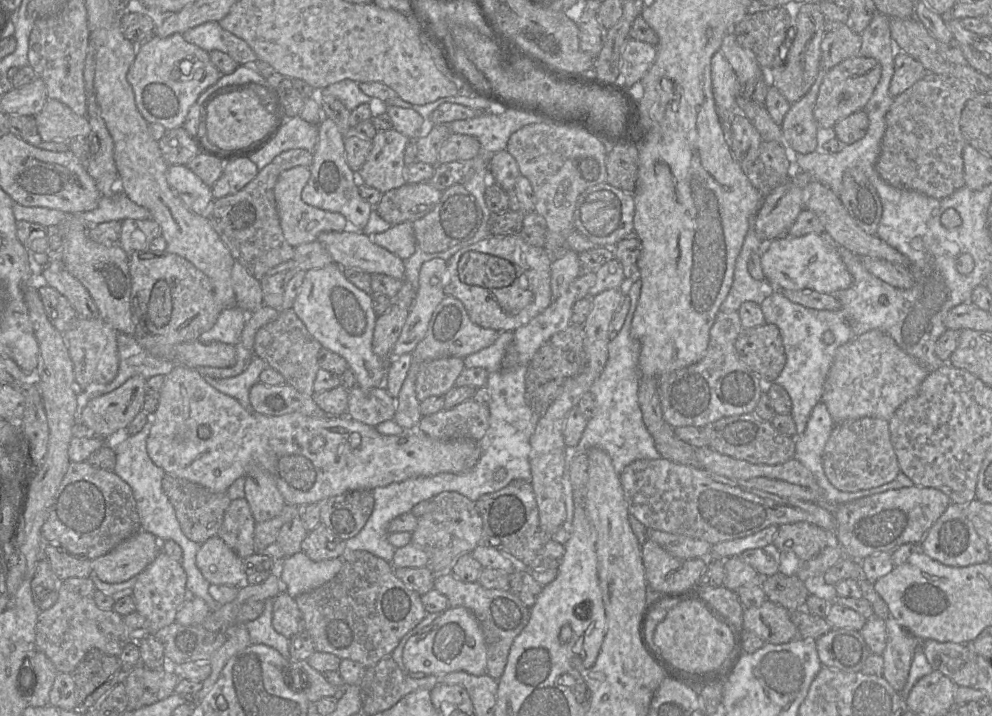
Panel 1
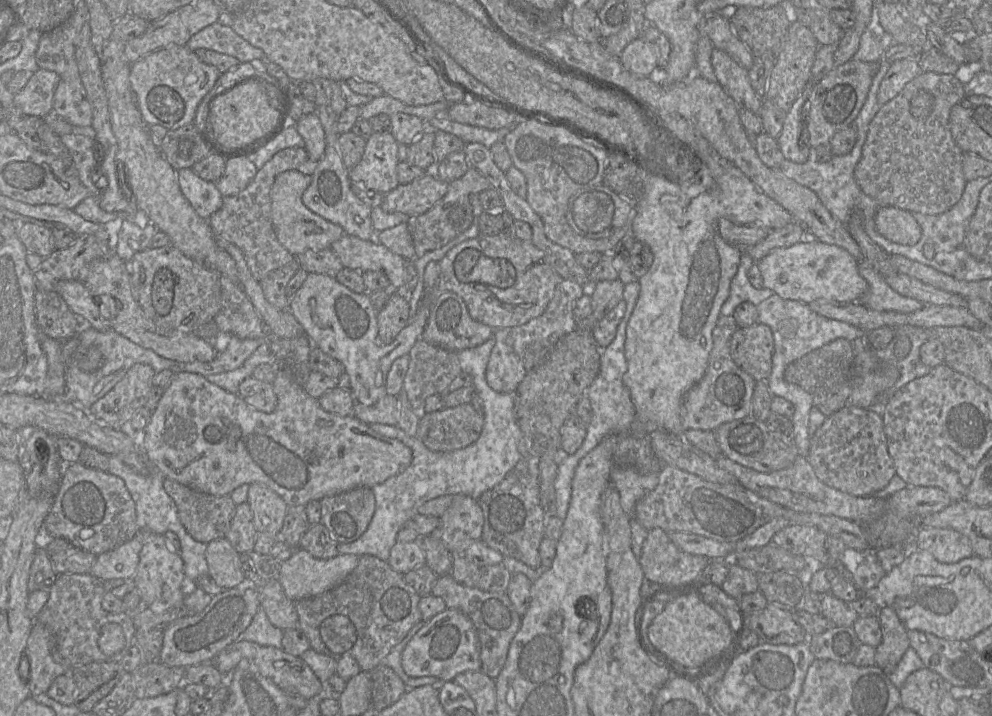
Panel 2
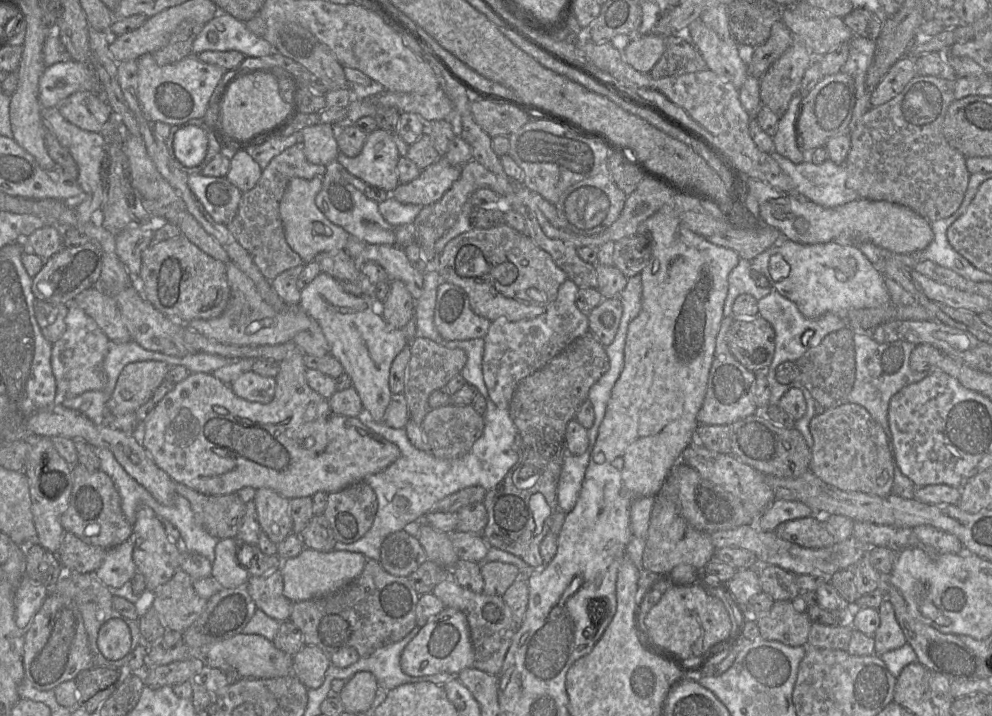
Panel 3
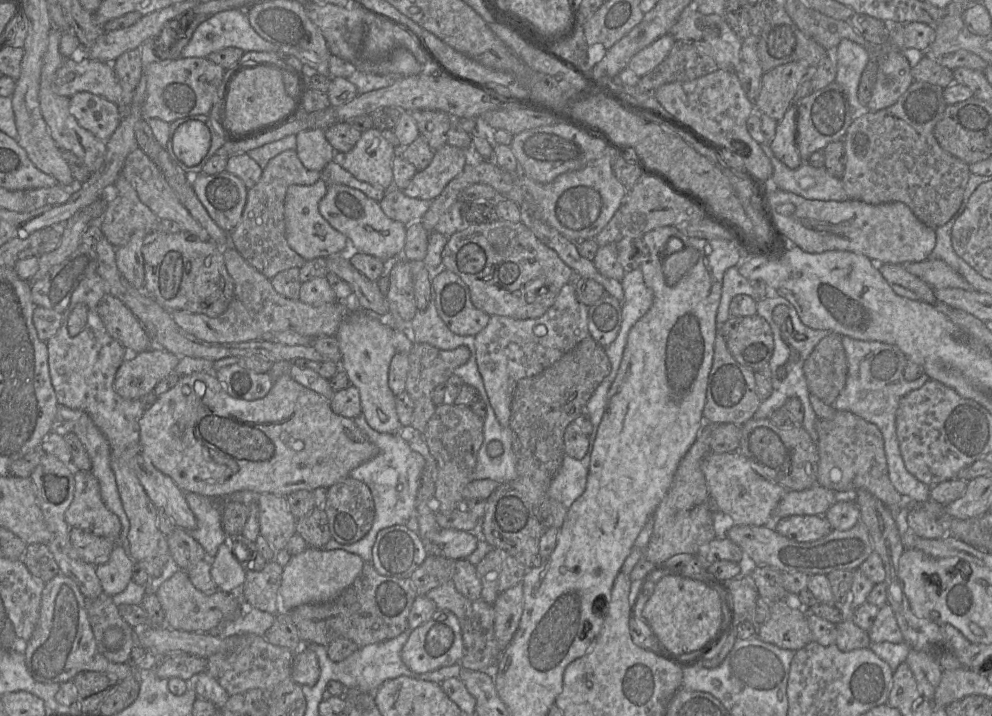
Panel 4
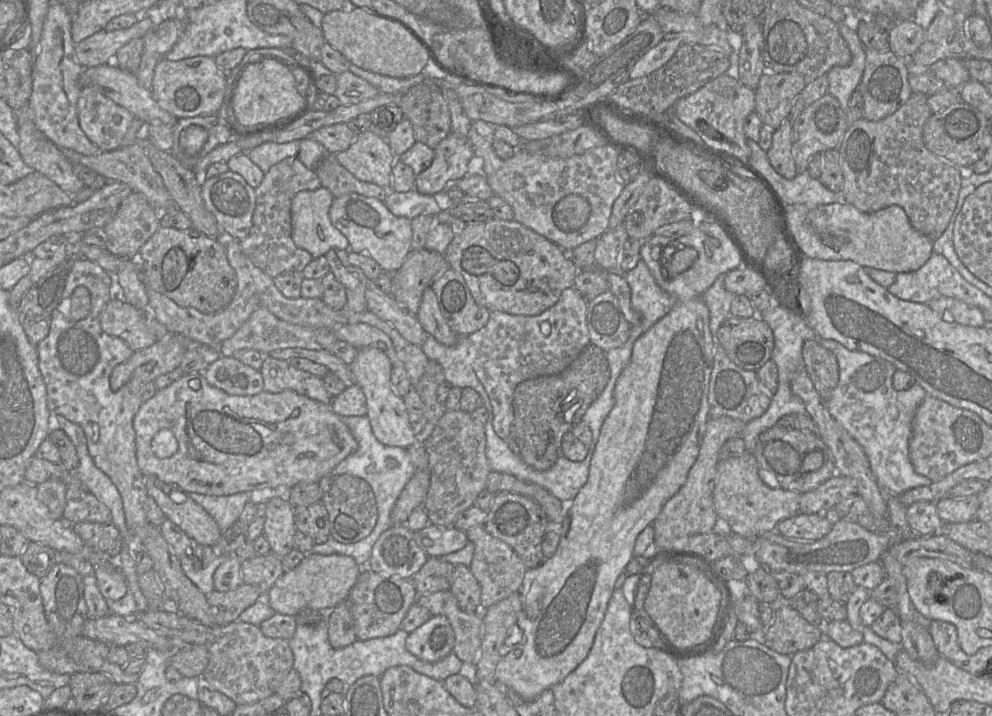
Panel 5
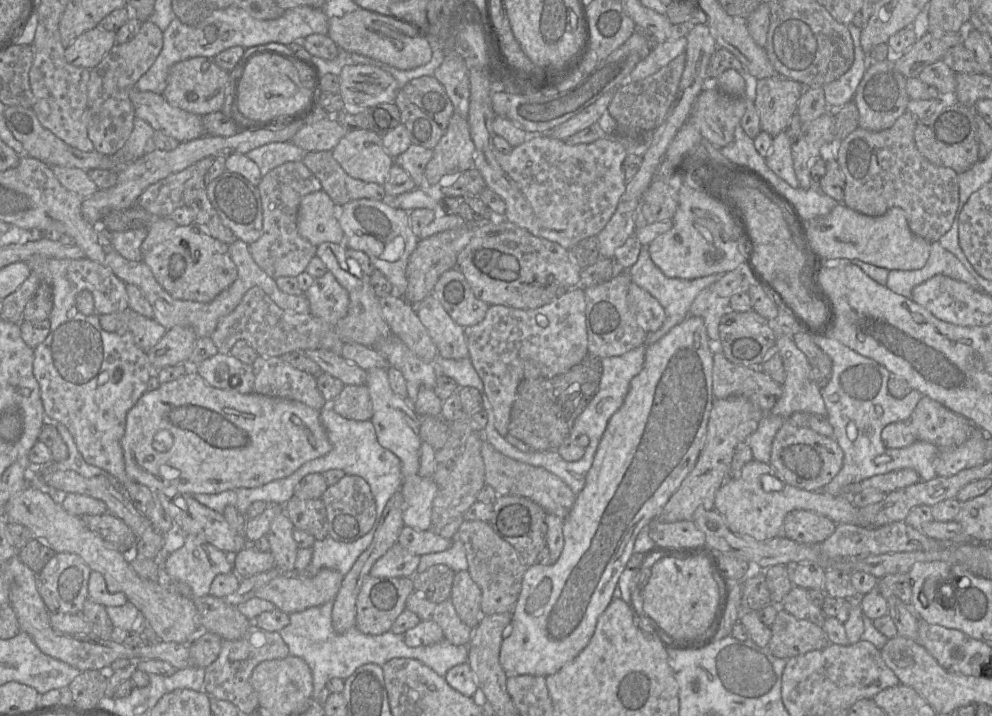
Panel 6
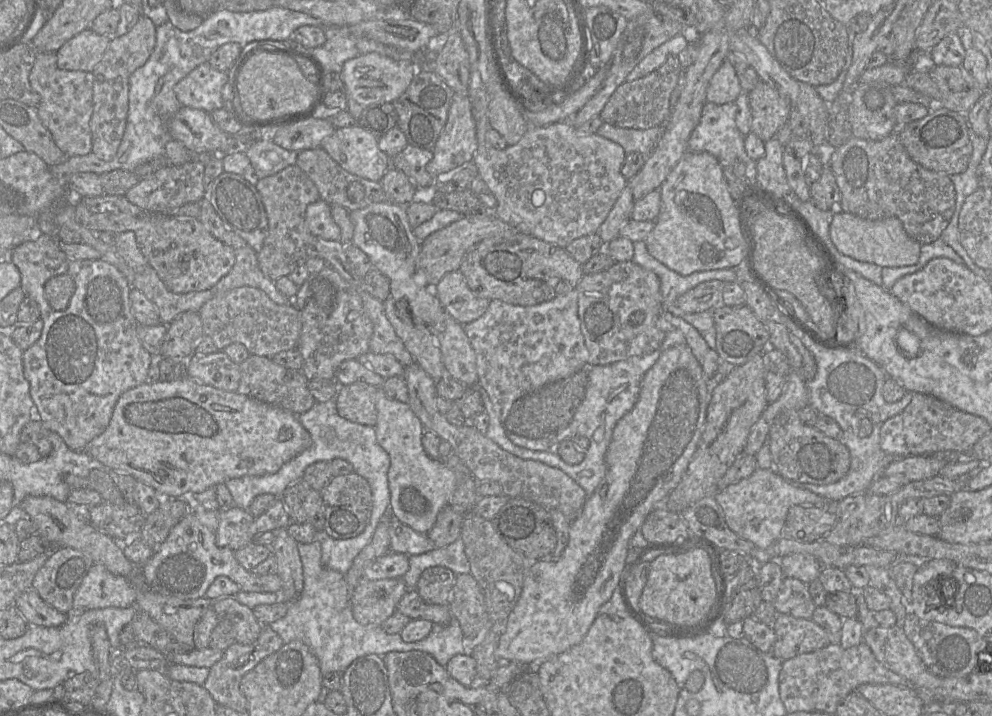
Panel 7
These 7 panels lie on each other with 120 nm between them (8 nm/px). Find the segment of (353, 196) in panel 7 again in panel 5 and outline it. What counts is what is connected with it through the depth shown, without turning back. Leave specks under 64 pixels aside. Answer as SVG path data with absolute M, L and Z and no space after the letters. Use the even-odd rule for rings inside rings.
M327 154L315 168L321 185L327 188L334 198L346 194L359 194L385 201L389 189L358 180L337 161L335 155Z

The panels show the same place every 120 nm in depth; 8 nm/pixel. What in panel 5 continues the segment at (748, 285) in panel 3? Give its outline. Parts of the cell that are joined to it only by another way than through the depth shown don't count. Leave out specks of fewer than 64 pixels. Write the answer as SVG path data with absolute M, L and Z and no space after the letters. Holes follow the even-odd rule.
M720 274L711 287L702 295L702 300L709 309L709 328L715 339L715 346L717 331L720 325L730 316L731 302L735 296L725 288L726 274Z

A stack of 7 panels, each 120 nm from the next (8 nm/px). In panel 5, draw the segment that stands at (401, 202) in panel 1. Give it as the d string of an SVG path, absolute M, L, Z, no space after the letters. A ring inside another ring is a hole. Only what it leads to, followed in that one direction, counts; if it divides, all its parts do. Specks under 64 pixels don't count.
M452 132L434 149L432 164L415 178L415 190L424 195L434 196L444 190L448 182L457 182L469 173L469 163L474 156L467 136L456 136Z

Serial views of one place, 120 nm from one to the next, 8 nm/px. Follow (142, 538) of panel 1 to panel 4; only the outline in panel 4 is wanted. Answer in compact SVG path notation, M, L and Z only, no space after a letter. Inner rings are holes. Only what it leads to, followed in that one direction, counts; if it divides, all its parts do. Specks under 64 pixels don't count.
M116 544L109 560L96 567L103 594L113 597L125 590L132 579L135 561Z

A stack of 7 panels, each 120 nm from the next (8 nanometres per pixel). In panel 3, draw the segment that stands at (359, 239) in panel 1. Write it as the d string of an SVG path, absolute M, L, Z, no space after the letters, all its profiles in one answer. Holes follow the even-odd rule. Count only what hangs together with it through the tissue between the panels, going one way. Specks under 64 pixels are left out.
M349 237L344 250L357 262L379 264L386 271L388 281L402 281L415 301L421 297L424 273L412 267L403 248L396 245L369 244Z

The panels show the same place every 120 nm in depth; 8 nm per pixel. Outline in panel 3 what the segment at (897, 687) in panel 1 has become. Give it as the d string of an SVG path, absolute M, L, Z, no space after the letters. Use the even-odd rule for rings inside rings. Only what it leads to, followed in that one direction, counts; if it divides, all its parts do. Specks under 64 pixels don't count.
M885 599L878 608L880 624L874 634L875 653L882 654L902 647L907 641L895 617L893 605Z

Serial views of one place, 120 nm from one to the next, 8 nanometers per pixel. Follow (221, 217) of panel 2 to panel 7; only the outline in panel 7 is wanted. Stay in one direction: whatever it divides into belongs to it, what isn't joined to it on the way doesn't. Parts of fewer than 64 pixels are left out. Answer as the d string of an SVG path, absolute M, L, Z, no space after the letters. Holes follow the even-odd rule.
M296 164L286 167L276 174L259 179L255 186L261 195L268 217L268 235L261 250L257 253L258 264L263 274L275 282L278 278L288 277L295 268L304 265L308 260L307 246L313 235L306 225L306 208L319 200L320 195L315 184Z

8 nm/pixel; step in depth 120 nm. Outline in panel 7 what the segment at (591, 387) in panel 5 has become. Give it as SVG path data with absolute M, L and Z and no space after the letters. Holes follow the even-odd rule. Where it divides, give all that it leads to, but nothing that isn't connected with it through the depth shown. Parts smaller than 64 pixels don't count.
M586 365L566 378L546 384L517 399L504 422L506 431L526 438L538 439L557 433L567 427L585 397L590 367Z

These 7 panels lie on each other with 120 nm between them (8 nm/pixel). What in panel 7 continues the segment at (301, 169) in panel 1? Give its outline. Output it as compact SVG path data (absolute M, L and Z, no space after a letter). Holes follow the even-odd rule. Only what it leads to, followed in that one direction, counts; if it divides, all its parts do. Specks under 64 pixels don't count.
M322 199L308 205L306 225L313 236L328 241L340 241L340 228L331 215L331 206Z

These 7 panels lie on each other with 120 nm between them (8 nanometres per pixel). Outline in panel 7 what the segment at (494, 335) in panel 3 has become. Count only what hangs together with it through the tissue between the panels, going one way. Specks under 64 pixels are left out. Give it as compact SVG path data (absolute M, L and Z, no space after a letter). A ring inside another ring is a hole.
M575 289L534 306L490 300L486 312L463 327L476 354L478 383L488 393L494 410L503 424L517 399L546 384L566 378L588 365L588 349L580 329L578 293Z

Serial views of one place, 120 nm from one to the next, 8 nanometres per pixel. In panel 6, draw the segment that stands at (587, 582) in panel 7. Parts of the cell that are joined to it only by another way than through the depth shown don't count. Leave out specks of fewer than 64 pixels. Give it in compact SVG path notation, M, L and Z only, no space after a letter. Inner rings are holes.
M688 316L688 317L686 317L683 322L674 326L660 340L658 340L654 344L650 345L646 349L645 361L644 361L643 368L639 372L639 374L637 374L631 380L629 390L628 390L628 393L627 393L627 395L624 399L623 404L609 419L609 421L607 423L607 426L606 426L606 429L605 429L605 431L602 435L602 438L599 442L599 445L597 447L592 466L591 466L590 470L588 471L588 473L586 475L584 488L581 490L581 492L578 495L576 495L575 502L574 502L570 512L568 513L568 515L564 519L564 524L563 524L564 546L563 546L563 550L562 550L558 560L553 564L542 564L542 563L533 564L531 566L528 566L525 573L524 573L523 580L522 580L521 591L520 591L520 594L518 596L518 600L516 601L516 603L515 603L515 605L512 609L512 618L511 618L512 631L511 631L509 636L505 637L502 640L501 648L500 648L500 664L503 667L503 669L505 670L505 672L507 673L507 679L508 679L509 675L529 674L529 675L539 675L539 676L546 677L550 674L554 674L560 668L562 668L565 664L567 664L568 662L573 660L589 643L589 641L590 641L590 639L591 639L591 637L592 637L592 635L595 631L597 620L598 620L599 616L607 608L609 603L612 601L614 589L615 589L616 586L618 586L618 579L619 579L621 573L623 572L623 570L626 568L626 564L627 564L628 560L630 559L632 553L634 552L633 551L633 546L634 546L637 535L639 534L639 532L641 531L641 529L644 526L649 525L653 520L655 520L658 517L658 515L660 514L660 512L662 511L664 506L667 504L667 502L669 501L671 496L677 491L677 489L680 487L680 485L682 484L684 479L693 470L695 464L697 463L697 460L700 456L700 453L702 451L703 444L704 444L704 441L705 441L706 432L707 432L707 425L708 425L710 413L711 413L711 410L712 410L712 407L713 407L713 402L714 402L714 399L715 399L714 395L713 395L713 389L712 389L712 369L713 369L713 354L714 354L714 352L715 352L714 342L709 339L706 327L704 325L704 321L701 317L698 317L698 316ZM545 578L549 578L552 581L552 590L551 590L549 600L545 604L545 606L540 610L539 613L537 613L536 615L529 614L526 611L527 599L533 593L533 591L536 589L536 587L540 584L540 582Z

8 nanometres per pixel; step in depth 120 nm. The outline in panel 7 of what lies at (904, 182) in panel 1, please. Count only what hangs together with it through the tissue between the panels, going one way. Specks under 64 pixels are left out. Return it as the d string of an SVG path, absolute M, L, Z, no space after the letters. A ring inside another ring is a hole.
M897 131L877 141L852 136L835 150L829 166L841 193L838 210L869 220L897 217L902 222L906 233L920 244L937 240L948 226L955 211L956 192L950 176L926 169L916 163L907 153Z

